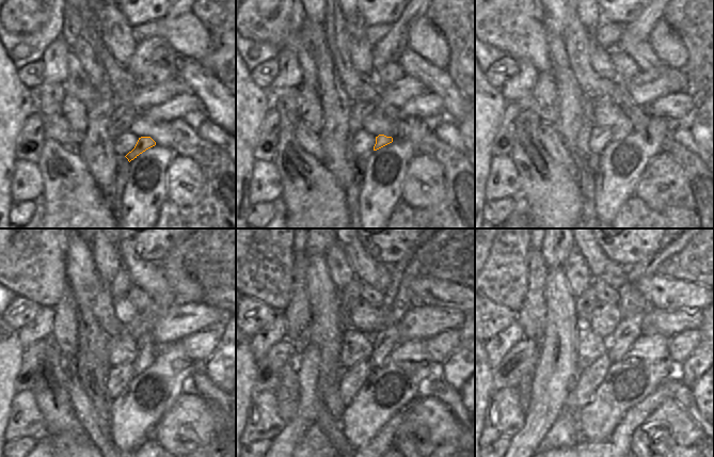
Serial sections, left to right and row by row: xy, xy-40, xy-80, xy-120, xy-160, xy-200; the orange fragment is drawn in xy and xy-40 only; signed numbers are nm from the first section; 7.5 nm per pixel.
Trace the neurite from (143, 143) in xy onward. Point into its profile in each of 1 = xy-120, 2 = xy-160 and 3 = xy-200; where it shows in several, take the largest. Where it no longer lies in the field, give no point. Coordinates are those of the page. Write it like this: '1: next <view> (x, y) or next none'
1: next xy-120 (146, 345)
2: next xy-160 (384, 340)
3: next xy-200 (628, 331)

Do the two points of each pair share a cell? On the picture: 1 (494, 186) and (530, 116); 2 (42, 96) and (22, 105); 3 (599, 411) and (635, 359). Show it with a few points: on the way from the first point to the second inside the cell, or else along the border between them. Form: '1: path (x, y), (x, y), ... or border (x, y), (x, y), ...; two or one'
1: border (509, 156), (519, 179); two
2: border (32, 91), (35, 109); two
3: path (612, 398), (634, 376), (634, 372); one

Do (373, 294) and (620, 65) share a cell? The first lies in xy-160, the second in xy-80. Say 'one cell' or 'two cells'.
one cell

